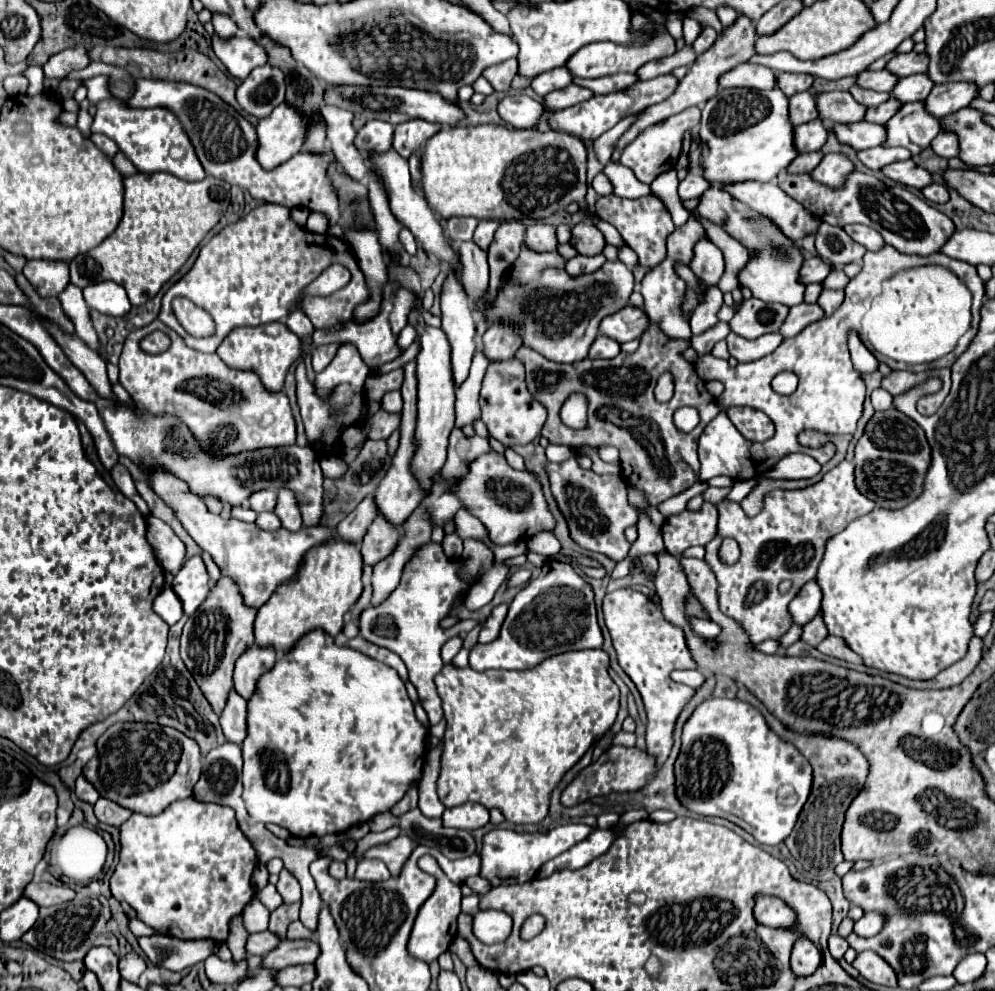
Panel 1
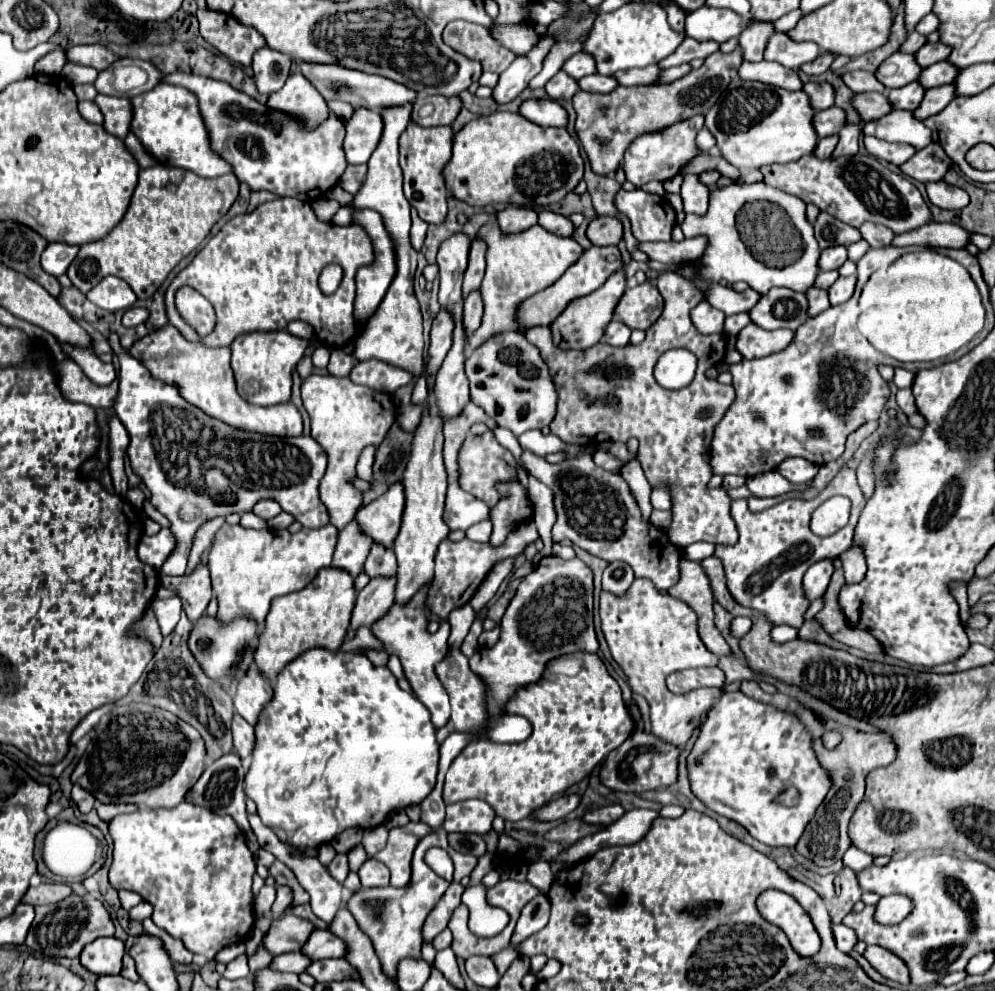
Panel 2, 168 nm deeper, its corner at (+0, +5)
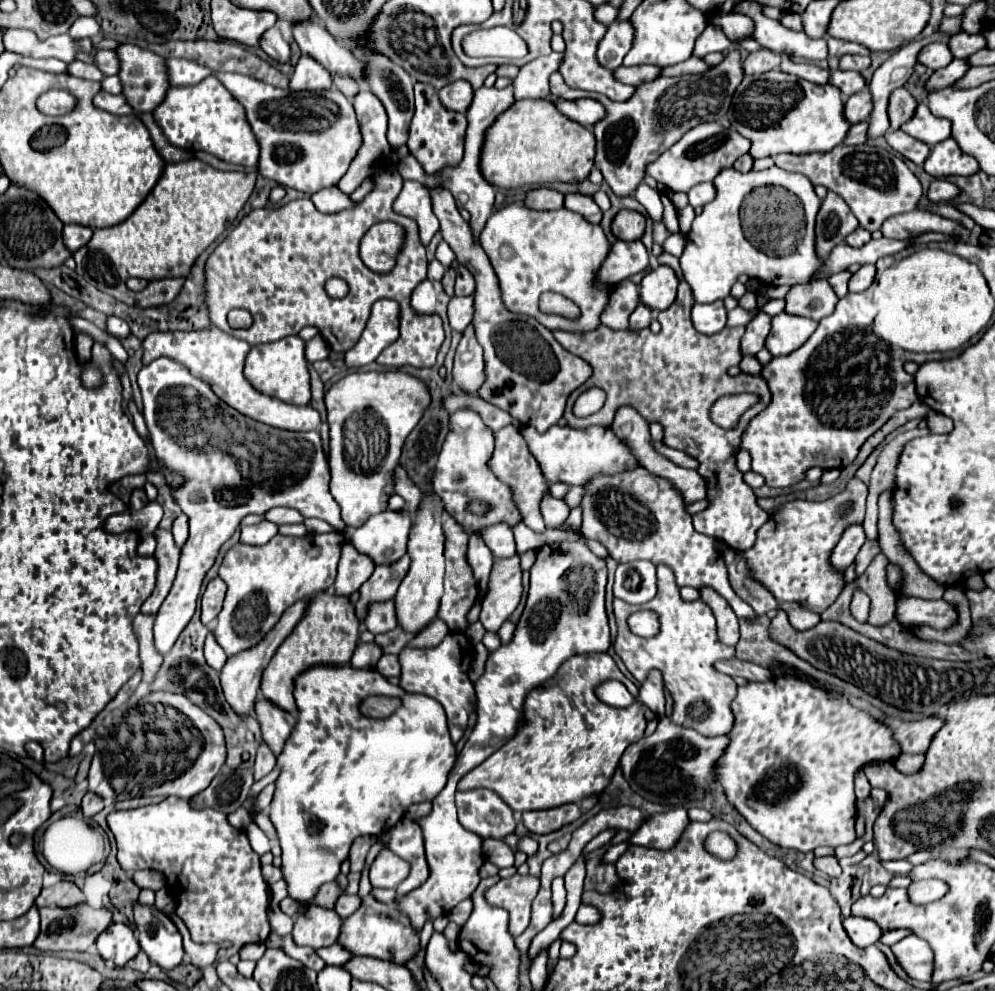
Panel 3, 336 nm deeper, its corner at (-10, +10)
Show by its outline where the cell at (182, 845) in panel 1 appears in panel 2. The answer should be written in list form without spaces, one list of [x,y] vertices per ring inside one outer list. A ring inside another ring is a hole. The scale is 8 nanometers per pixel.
[[[182,802],[176,808],[140,808],[132,814],[120,814],[108,822],[108,832],[114,842],[110,884],[116,890],[134,890],[150,902],[154,906],[152,920],[174,938],[180,938],[190,952],[214,960],[220,948],[244,942],[250,936],[256,920],[252,896],[252,874],[256,872],[256,862],[232,818]]]

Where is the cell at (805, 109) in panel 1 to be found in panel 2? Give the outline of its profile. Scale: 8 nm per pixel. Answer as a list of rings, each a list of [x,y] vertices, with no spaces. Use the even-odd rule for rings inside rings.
[[[808,82],[804,84],[804,92],[808,92],[812,106],[816,110],[834,106],[834,88],[828,82]]]

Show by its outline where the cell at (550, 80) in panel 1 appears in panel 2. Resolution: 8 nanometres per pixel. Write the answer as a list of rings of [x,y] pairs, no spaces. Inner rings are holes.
[[[578,52],[564,64],[562,70],[566,70],[572,78],[580,80],[588,74],[596,74],[596,60],[588,52]]]

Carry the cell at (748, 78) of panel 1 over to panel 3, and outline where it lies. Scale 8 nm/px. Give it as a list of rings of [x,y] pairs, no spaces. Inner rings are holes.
[[[782,59],[780,71],[790,73],[790,75],[796,75],[796,77],[806,79],[806,81],[812,81],[812,83],[826,83],[828,81],[828,75],[830,75],[830,71],[820,69],[820,67],[812,65],[812,63],[796,63],[792,59]]]

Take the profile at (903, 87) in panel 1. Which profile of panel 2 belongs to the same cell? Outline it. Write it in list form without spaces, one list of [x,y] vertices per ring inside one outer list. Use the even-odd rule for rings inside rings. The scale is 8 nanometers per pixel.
[[[944,60],[944,62],[928,66],[920,74],[920,84],[926,86],[926,88],[934,88],[934,86],[942,86],[942,84],[952,84],[956,80],[956,74],[960,74],[960,68],[954,66],[948,60]]]

